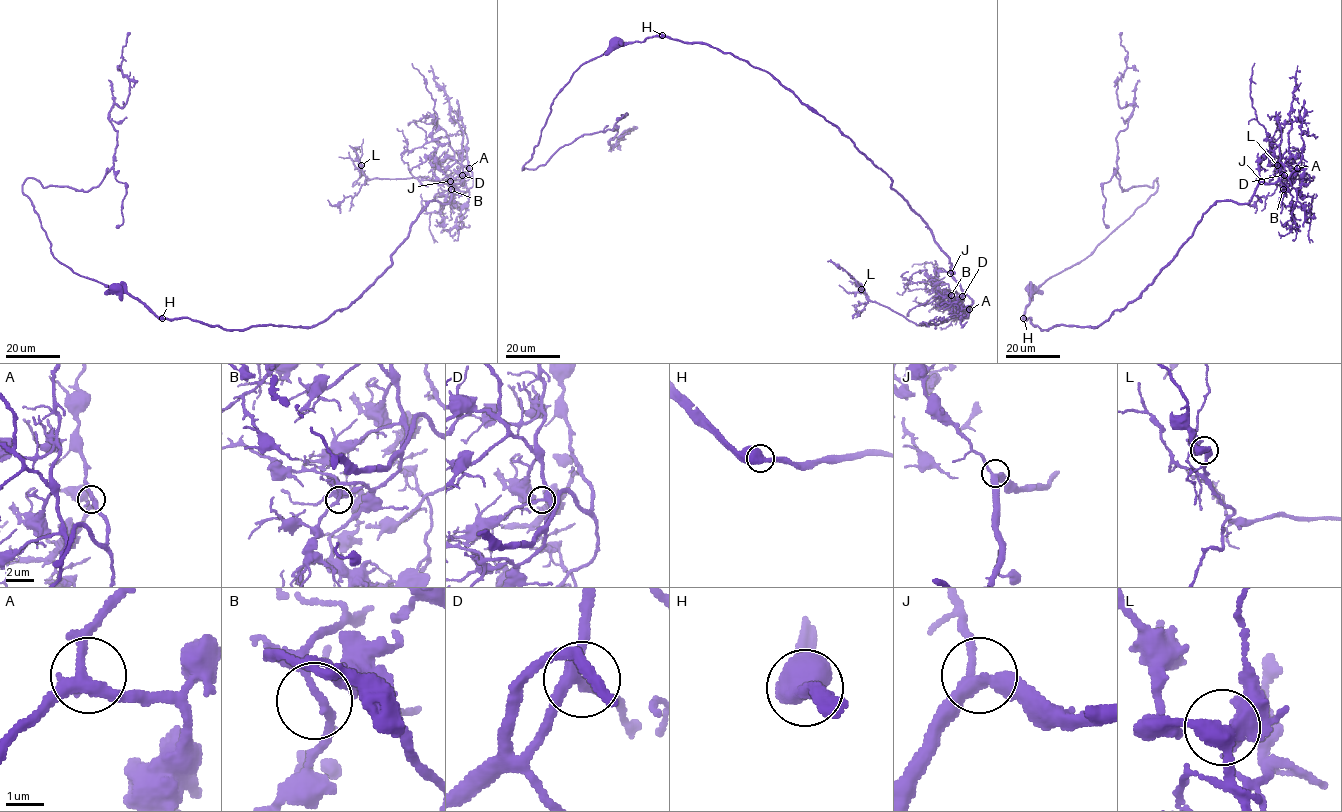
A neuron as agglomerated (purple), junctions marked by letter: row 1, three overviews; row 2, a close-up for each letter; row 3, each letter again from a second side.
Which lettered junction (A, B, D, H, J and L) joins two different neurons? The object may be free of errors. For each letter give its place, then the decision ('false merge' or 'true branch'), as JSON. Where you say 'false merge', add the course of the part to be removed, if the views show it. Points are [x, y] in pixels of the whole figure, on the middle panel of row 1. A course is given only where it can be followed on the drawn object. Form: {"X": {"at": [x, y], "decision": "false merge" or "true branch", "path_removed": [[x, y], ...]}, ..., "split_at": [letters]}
{"A": {"at": [969, 309], "decision": "true branch"}, "B": {"at": [951, 295], "decision": "true branch"}, "D": {"at": [962, 296], "decision": "true branch"}, "H": {"at": [662, 35], "decision": "true branch"}, "J": {"at": [950, 273], "decision": "true branch"}, "L": {"at": [861, 289], "decision": "true branch"}, "split_at": []}

